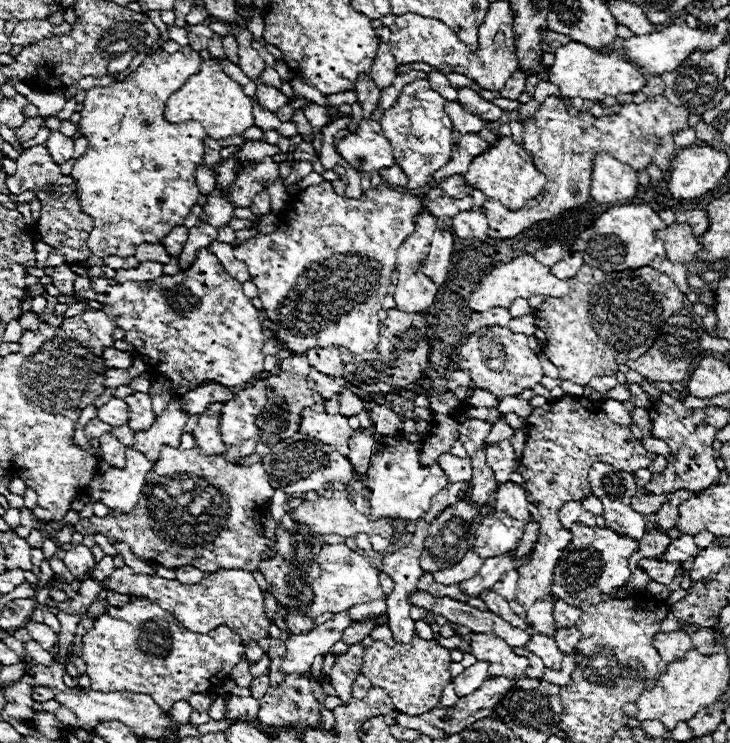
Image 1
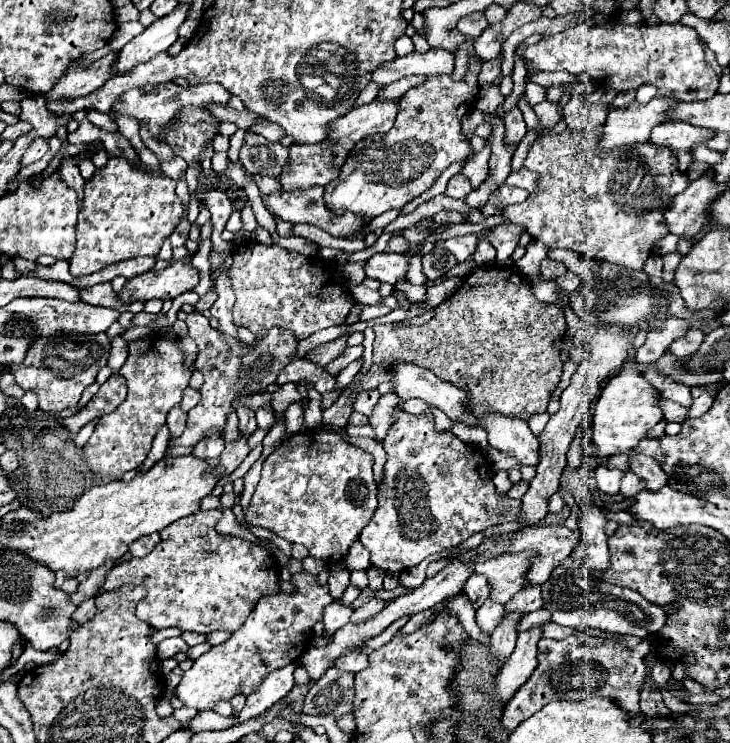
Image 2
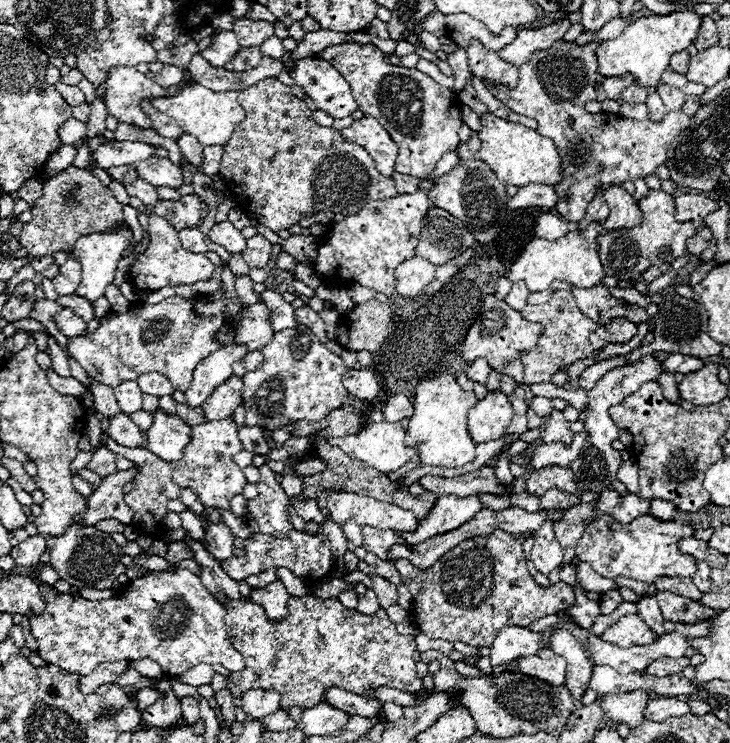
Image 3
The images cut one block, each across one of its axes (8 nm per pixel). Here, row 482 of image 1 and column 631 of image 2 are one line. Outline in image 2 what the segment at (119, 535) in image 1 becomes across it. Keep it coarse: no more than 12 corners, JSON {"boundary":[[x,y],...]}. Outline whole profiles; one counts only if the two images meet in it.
{"boundary":[[538,136],[508,222],[642,270],[690,180],[668,146]]}

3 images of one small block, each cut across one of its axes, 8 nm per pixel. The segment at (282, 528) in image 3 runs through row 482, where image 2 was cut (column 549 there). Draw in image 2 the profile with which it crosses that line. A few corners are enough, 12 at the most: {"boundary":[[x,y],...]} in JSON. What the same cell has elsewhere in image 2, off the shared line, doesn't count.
{"boundary":[[544,258],[540,274],[548,280],[566,274],[562,262]]}

